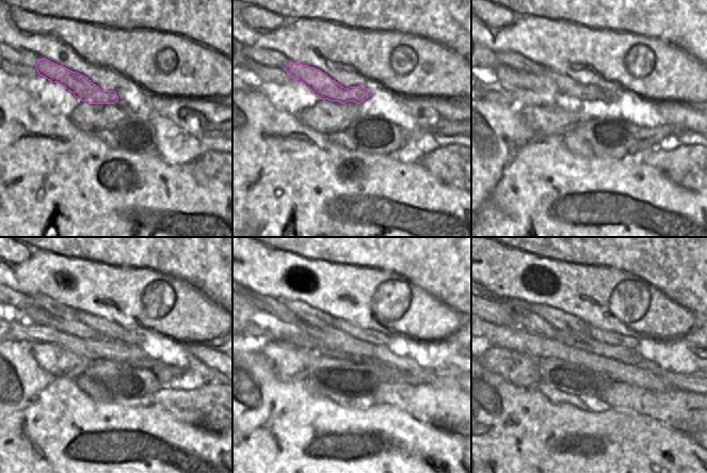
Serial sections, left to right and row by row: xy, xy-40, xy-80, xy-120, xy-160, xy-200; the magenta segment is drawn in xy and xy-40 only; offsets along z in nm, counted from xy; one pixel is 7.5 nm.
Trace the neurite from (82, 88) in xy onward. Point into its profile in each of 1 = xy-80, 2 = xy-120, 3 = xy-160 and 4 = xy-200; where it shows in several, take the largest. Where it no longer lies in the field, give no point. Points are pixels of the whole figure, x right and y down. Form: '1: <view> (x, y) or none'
1: xy-80 (566, 85)
2: xy-120 (112, 331)
3: xy-160 (373, 336)
4: xy-200 (609, 337)

